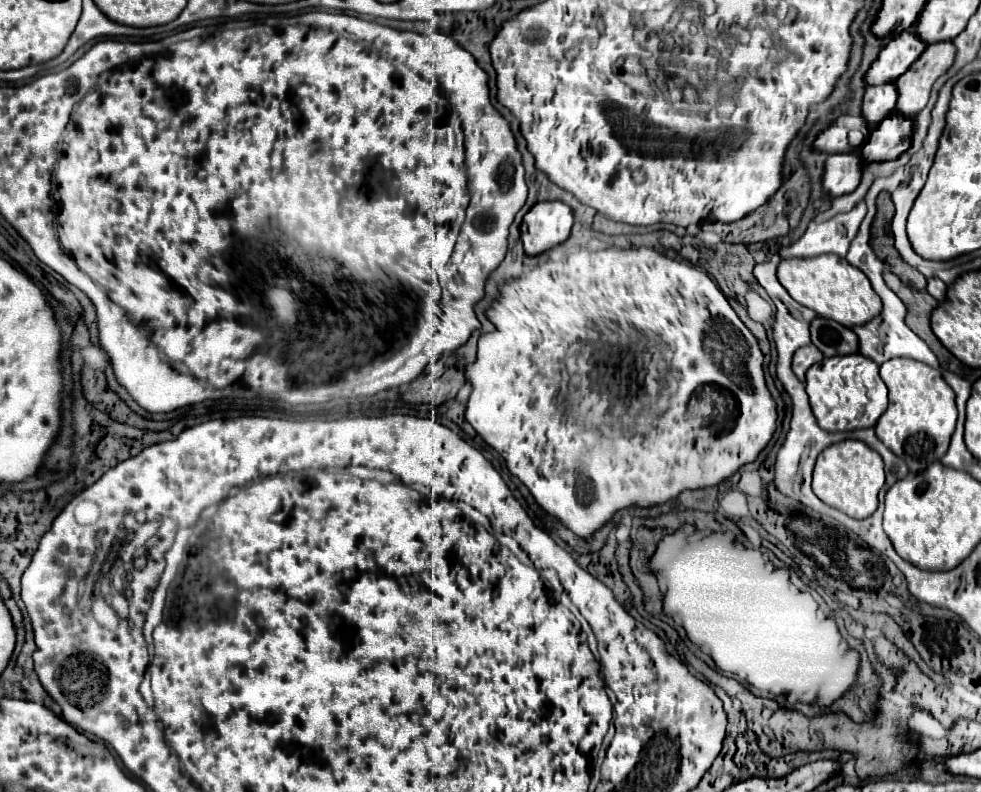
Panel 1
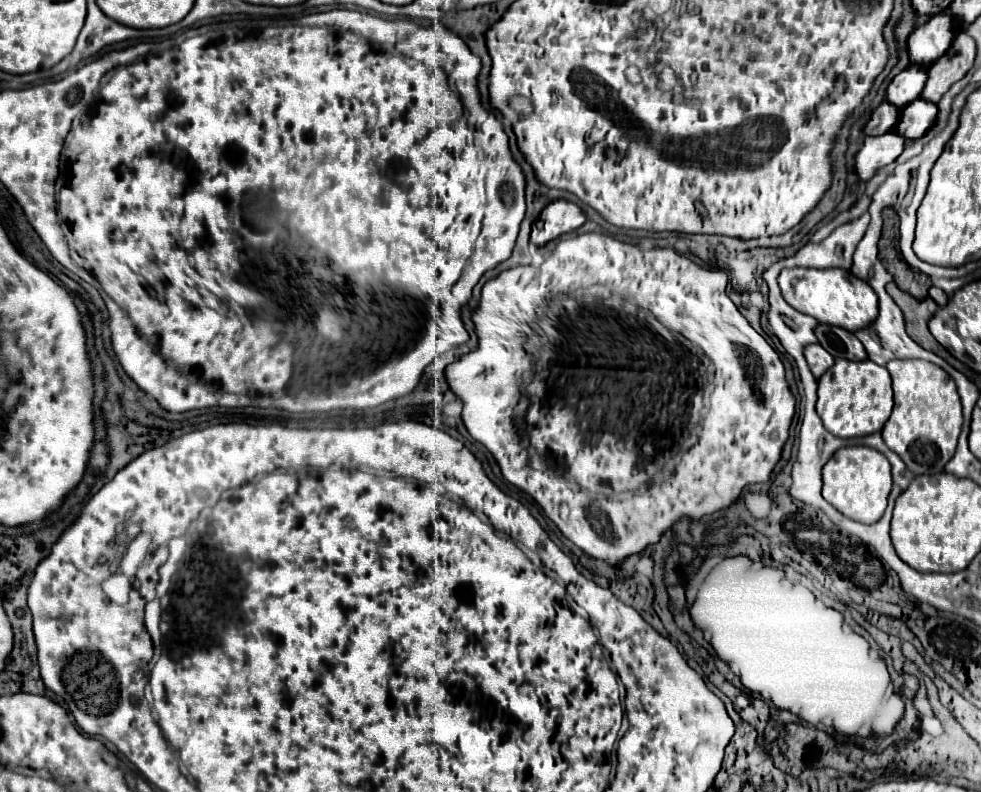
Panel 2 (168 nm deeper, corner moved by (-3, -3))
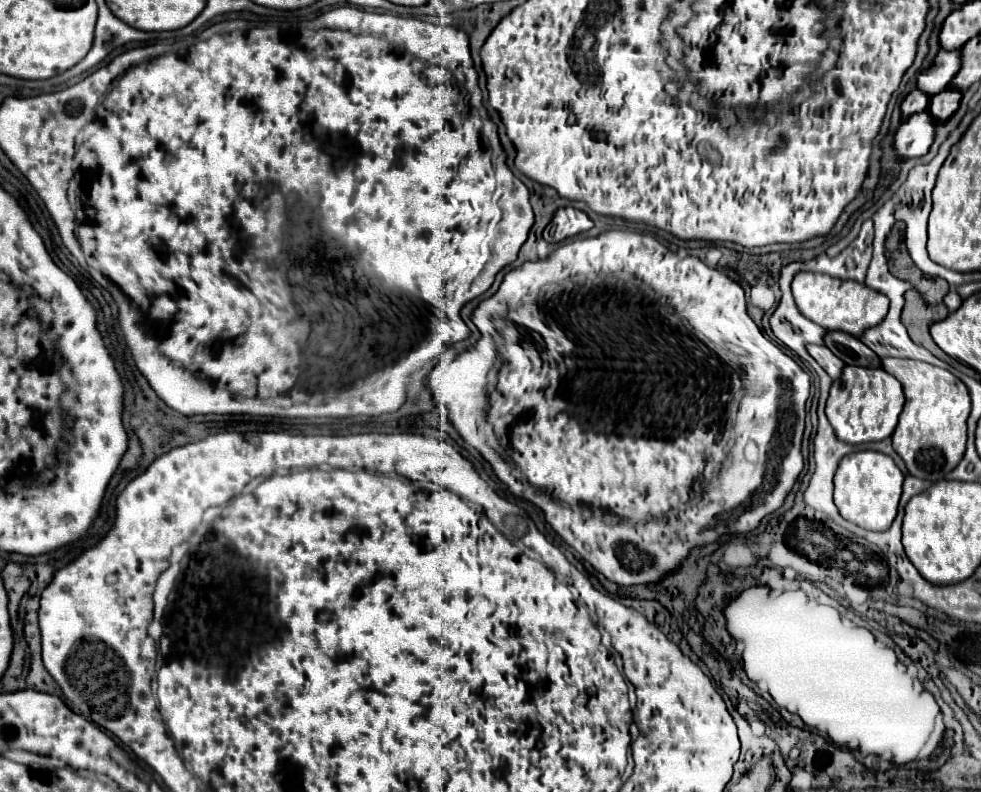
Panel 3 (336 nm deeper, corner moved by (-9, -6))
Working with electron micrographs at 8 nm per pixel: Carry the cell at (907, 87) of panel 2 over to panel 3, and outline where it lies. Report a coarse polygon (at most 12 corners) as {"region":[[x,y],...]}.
{"region":[[939,51],[933,65],[917,75],[927,95],[947,89],[959,71],[959,51]]}

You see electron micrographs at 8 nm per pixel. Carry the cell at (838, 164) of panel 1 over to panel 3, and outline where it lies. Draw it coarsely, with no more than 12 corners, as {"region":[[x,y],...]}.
{"region":[[927,111],[911,115],[895,137],[899,161],[921,157],[935,135]]}

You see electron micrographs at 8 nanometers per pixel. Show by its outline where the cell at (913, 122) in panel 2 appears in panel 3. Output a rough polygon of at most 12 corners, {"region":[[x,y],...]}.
{"region":[[945,89],[929,99],[929,113],[945,123],[957,111],[961,93]]}

